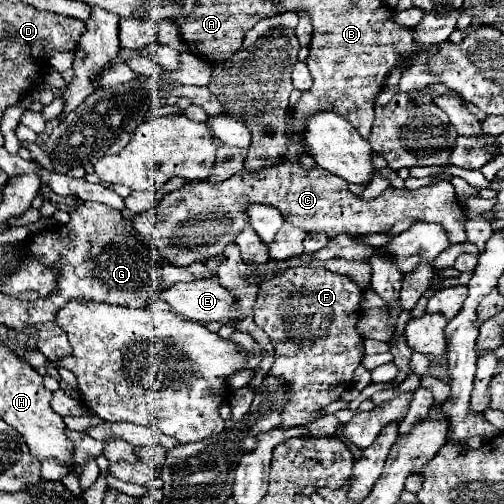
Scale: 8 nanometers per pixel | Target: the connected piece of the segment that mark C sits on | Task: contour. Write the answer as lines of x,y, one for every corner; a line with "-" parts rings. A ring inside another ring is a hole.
288,160
260,170
242,170
220,184
208,184
200,180
190,182
182,190
170,192
154,212
144,212
138,218
134,218
132,226
144,242
148,242
174,266
186,268
194,260
204,262
216,254
222,254
228,242
232,242
236,234
248,226
244,210
250,204
276,206
286,218
286,222
300,226
306,232
320,232
328,238
356,232
388,234
396,222
408,216
422,222
442,224
452,244
464,244
468,240
464,230
468,218
454,194
454,186
448,180
440,180
418,190
388,188
376,200
366,202
358,200
348,190
348,182
340,176
330,174
324,168
304,170
298,162
-
160,214
166,214
164,222
158,220

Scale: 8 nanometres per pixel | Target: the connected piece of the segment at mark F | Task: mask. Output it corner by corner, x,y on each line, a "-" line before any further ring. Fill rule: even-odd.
310,266
290,268
282,276
260,284
260,292
254,304
254,322
272,338
276,346
276,362
270,370
270,376
286,380
292,388
290,402
282,412
282,428
292,428
302,424
304,420
317,418
316,413
320,413
321,409
332,400
338,400
340,394
346,392
346,388
352,384
354,370
360,366
364,356
364,344
362,344
364,340
356,332
360,298
362,290
356,282
352,282
348,276
332,274
326,268
310,268

